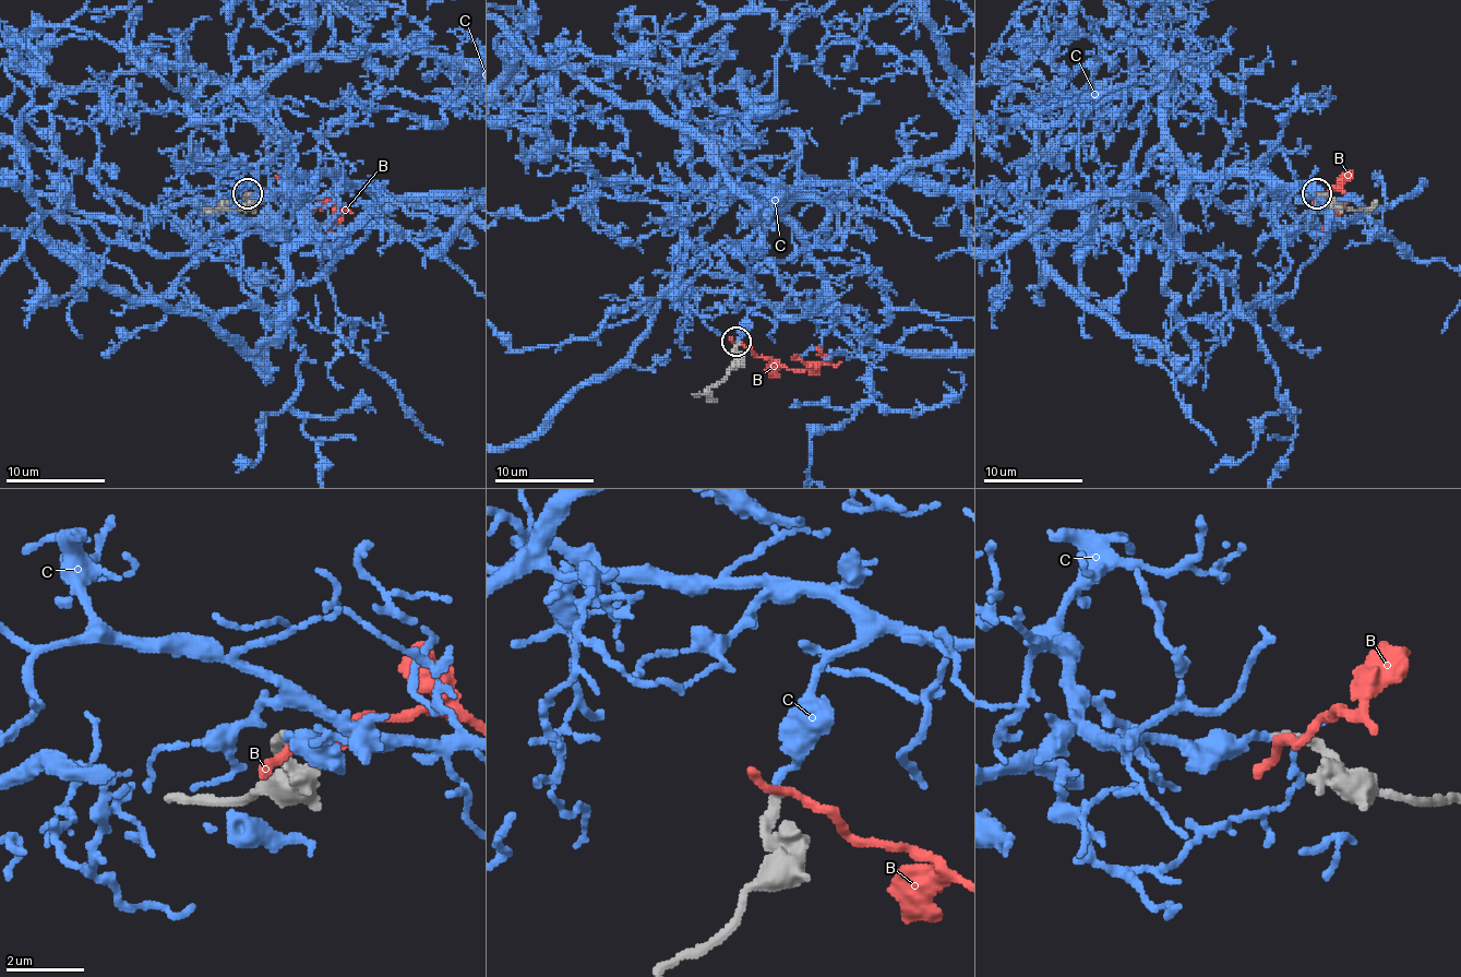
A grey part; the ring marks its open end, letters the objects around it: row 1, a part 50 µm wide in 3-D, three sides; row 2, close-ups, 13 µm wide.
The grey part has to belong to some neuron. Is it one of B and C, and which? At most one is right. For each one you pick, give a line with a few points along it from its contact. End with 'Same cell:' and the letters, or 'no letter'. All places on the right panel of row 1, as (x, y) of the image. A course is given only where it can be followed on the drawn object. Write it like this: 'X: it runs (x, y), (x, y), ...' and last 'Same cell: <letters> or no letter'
C: it runs (1317, 195), (1190, 180), (1322, 225), (1392, 207), (1422, 182), (1369, 141), (1397, 66), (1379, 71)
Same cell: C

